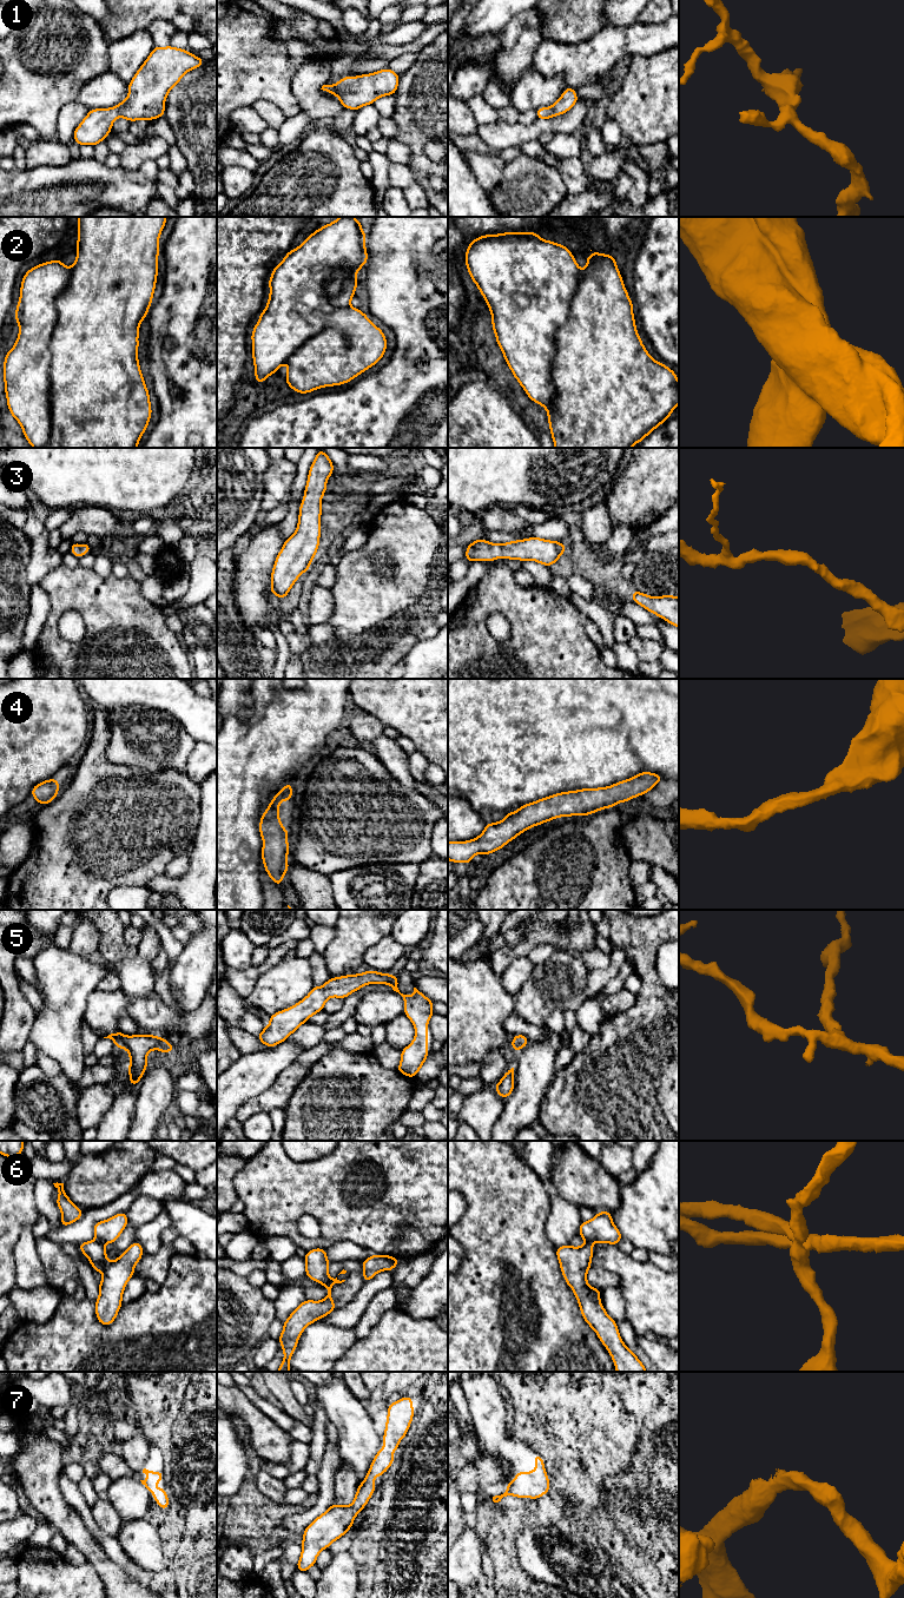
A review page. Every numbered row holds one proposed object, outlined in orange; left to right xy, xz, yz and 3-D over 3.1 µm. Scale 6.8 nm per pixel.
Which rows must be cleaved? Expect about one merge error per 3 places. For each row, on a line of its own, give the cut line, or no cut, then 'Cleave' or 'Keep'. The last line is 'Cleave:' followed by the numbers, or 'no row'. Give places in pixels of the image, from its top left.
1: No split. Keep
2: Split along xy (71, 268), (55, 301), (50, 341), (47, 447). Cleave
3: No split. Keep
4: No split. Keep
5: No split. Keep
6: Split along xz (334, 1279), (327, 1287). Cleave
7: No split. Keep
Cleave: 2, 6

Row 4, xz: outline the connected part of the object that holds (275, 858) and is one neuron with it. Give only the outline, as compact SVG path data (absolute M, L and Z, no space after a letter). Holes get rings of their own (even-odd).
M292 783L283 786L277 795L272 798L266 811L262 814L259 821L259 833L263 839L262 860L269 877L278 885L290 866L286 863L286 856L290 852L288 845L289 831L284 828L279 820L278 806L282 801L291 800Z

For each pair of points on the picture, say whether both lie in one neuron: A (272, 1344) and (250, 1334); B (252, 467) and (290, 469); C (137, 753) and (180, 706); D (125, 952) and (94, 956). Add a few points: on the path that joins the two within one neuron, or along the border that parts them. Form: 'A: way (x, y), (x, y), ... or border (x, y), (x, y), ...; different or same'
A: border (255, 1349), (250, 1355); different
B: border (270, 462), (263, 476), (262, 495); different
C: border (144, 708), (156, 708), (171, 714), (190, 735); different
D: border (96, 928), (99, 952), (107, 961); different

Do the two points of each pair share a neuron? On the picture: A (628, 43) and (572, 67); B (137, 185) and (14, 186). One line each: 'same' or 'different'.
A: same
B: same

